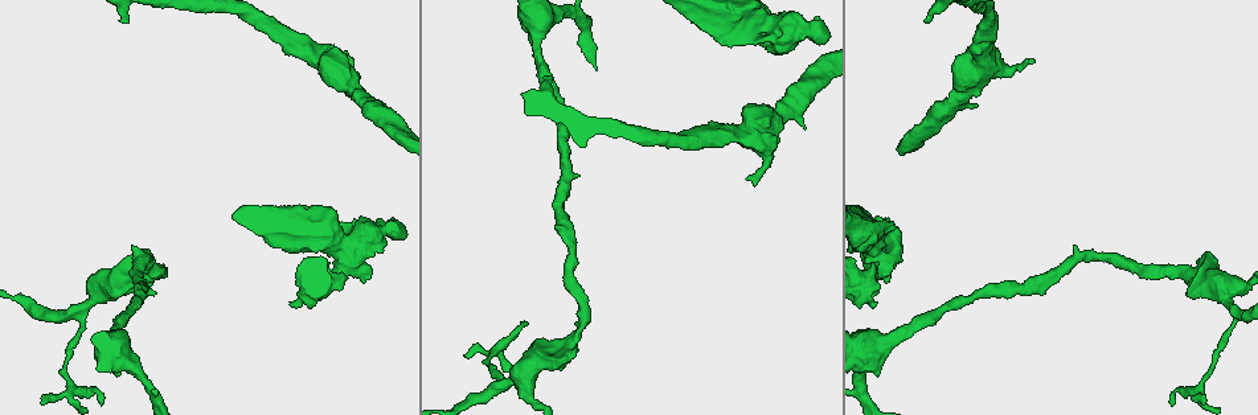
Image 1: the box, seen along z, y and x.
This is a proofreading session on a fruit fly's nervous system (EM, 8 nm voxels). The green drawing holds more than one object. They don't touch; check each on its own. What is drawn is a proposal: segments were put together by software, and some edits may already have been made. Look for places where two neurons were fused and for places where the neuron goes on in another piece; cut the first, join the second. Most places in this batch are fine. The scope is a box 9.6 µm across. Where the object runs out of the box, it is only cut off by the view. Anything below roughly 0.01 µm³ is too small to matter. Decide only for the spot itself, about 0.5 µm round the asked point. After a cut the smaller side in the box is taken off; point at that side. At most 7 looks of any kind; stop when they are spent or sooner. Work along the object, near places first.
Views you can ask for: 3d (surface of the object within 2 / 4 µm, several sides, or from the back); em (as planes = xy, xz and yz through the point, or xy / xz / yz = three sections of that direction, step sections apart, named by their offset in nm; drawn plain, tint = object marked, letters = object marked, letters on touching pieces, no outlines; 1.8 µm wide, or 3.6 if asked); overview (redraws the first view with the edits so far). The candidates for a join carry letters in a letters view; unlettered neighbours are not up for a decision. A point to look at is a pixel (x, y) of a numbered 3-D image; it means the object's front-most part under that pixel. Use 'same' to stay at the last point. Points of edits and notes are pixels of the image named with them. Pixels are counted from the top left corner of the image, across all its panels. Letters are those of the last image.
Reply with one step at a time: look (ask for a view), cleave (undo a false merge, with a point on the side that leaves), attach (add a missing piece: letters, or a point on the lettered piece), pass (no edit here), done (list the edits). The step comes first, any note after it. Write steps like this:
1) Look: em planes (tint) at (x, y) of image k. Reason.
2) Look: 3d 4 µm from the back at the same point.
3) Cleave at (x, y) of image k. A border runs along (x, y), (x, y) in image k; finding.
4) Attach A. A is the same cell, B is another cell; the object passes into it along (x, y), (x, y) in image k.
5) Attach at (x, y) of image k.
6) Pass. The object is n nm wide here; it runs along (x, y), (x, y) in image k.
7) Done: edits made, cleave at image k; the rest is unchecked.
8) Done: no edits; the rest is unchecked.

Look: 3d 2 µm at (925, 20) of image 1.

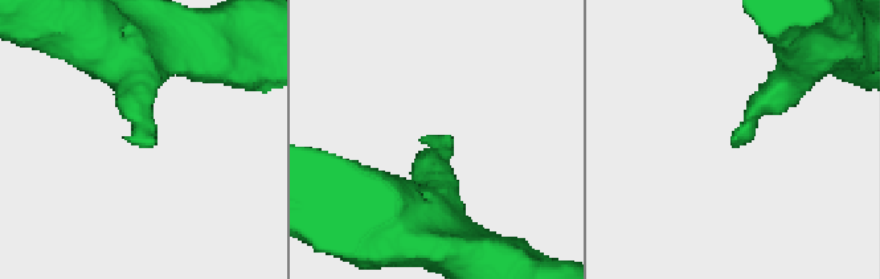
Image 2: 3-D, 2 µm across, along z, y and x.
Look: em planes (letters) at (125, 137) of image 2.

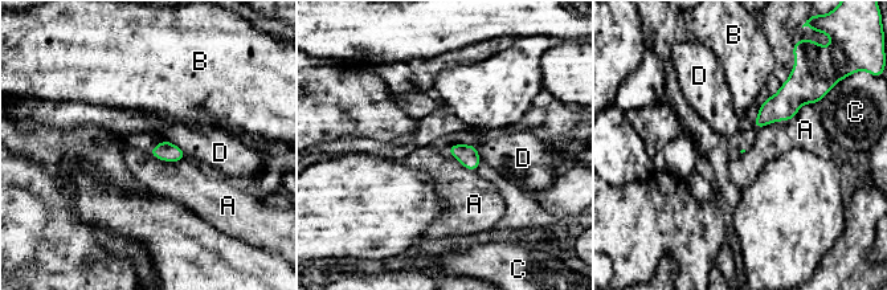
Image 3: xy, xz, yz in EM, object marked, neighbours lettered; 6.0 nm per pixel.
Pass. A, B, C and D are other cells; a border runs along (817, 102), (756, 130) in image 3; none of them fits.

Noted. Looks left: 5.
Look: em xy step 4 (tint) at (750, 179) of image 1.

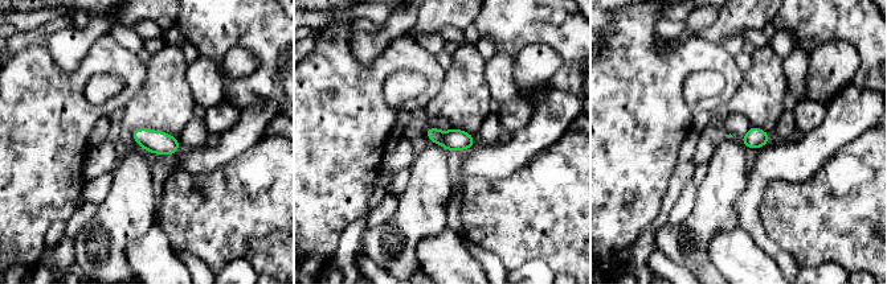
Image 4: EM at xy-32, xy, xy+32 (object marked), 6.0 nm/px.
Look: em xy step 4 (letters) at the same point. See the neighbours.

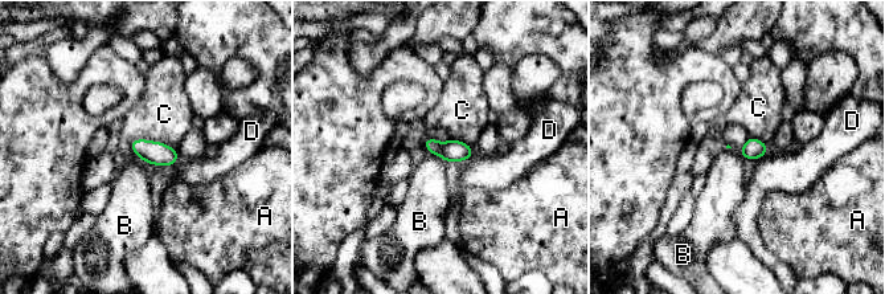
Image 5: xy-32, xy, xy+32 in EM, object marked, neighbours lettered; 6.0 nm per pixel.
Pass. The object is 120 nm wide here; A, B, C and D are other cells; a border runs along (429, 152), (437, 154), (445, 162) in image 5; none of them fits.

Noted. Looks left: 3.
Look: em xz step 16 (tint) at (792, 32) of image 1. Thick turns thin.

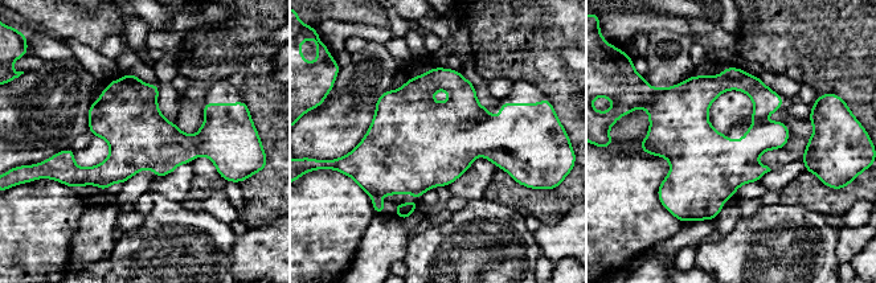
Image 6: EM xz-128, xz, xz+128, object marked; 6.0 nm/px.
Look: em planes (letters) at the same point. Cut it another way.

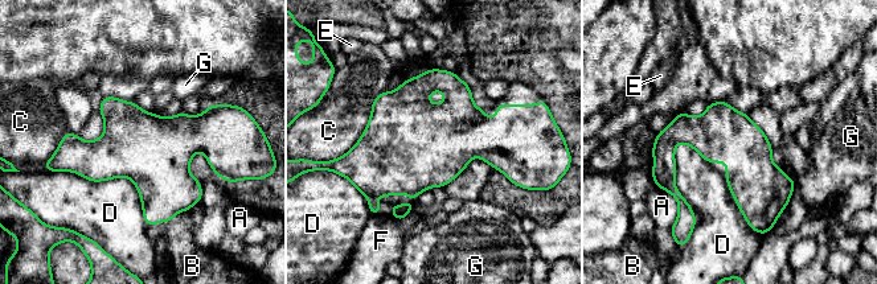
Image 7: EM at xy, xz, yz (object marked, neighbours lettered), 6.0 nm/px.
Pass. The object is 340 nm wide here; A, B, C, D, E, F and G are other cells; a border runs along (49, 171), (127, 177), (147, 225) in image 7; all the same neuron.

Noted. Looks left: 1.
Done: no edits; the rest is unchecked.

